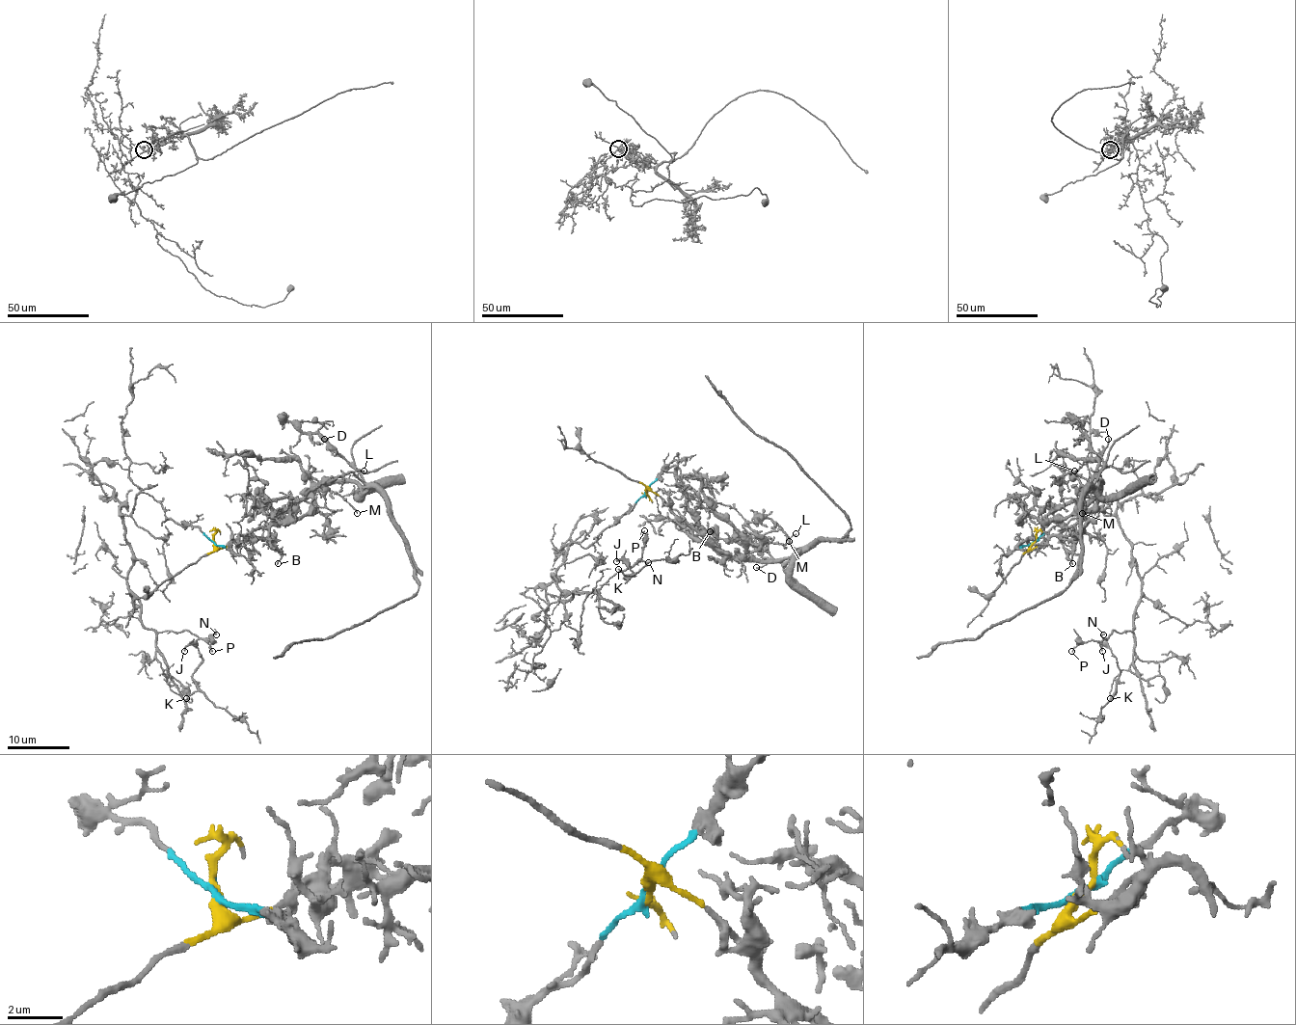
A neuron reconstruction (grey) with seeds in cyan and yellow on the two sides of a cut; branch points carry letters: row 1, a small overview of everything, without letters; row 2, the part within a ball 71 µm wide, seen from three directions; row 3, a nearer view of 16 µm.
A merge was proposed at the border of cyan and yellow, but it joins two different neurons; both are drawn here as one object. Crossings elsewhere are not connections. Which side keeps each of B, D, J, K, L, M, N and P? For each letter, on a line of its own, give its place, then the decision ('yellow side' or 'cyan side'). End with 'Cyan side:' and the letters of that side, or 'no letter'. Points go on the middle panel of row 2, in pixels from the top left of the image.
B: place (710, 531); yellow side
D: place (756, 567); yellow side
J: place (616, 561); cyan side
K: place (618, 569); cyan side
L: place (796, 533); yellow side
M: place (789, 541); yellow side
N: place (648, 562); cyan side
P: place (644, 530); cyan side
Cyan side: J, K, N, P

